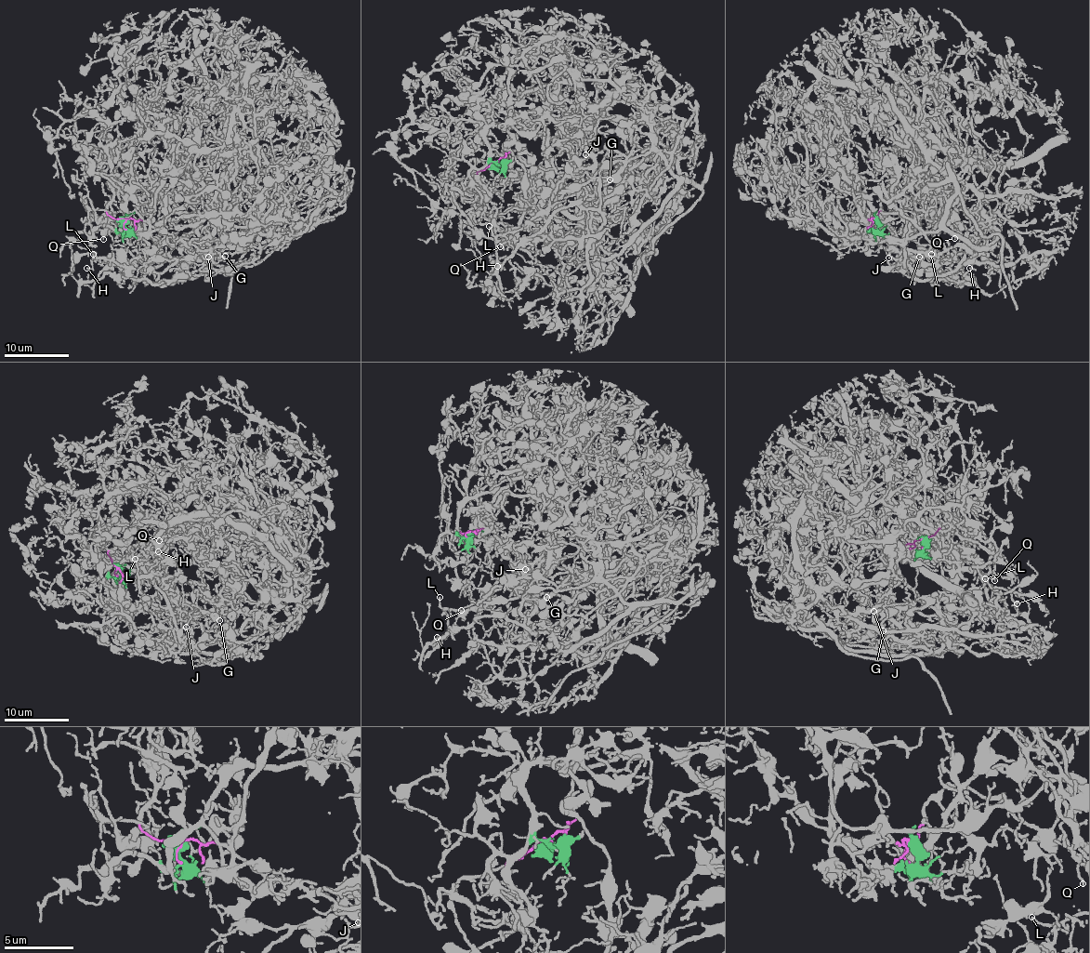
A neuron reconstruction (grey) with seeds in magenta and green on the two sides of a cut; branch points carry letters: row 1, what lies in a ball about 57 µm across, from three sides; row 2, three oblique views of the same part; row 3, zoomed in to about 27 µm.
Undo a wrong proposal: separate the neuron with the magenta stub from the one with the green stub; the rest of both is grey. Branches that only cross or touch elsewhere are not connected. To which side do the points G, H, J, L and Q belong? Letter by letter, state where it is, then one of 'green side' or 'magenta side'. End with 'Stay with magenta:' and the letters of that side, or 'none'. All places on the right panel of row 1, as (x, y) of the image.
G: (919, 257) | green side
H: (969, 268) | green side
J: (888, 258) | green side
L: (931, 254) | green side
Q: (954, 238) | magenta side
Stay with magenta: Q

